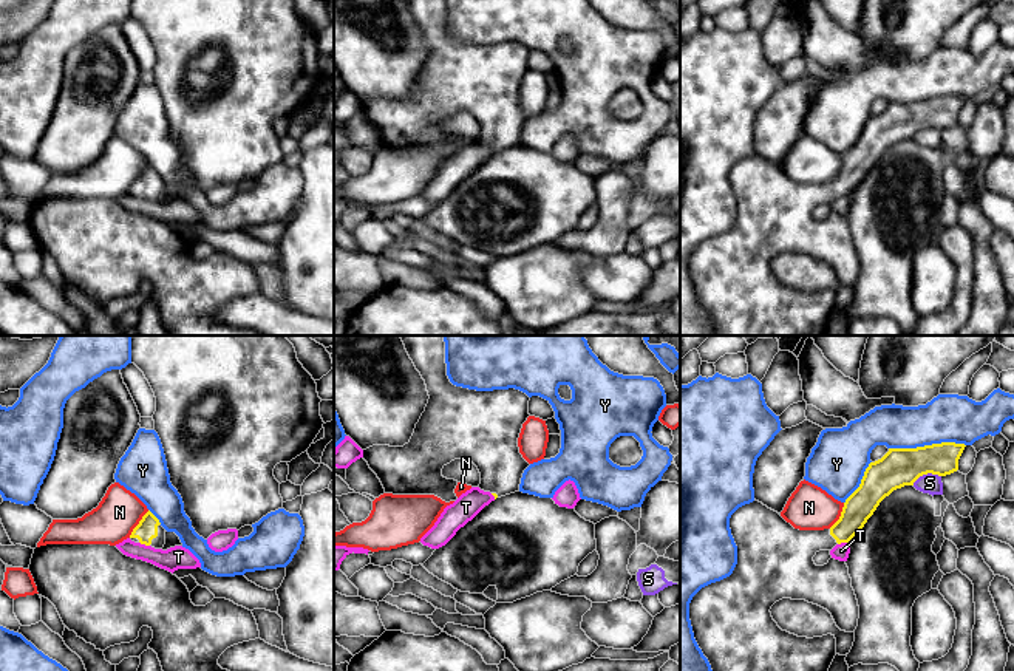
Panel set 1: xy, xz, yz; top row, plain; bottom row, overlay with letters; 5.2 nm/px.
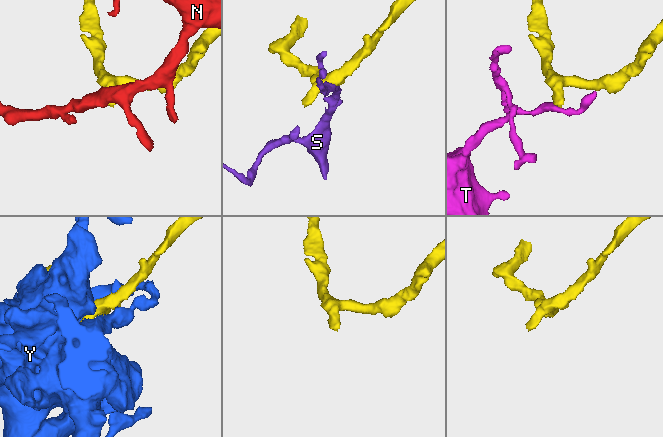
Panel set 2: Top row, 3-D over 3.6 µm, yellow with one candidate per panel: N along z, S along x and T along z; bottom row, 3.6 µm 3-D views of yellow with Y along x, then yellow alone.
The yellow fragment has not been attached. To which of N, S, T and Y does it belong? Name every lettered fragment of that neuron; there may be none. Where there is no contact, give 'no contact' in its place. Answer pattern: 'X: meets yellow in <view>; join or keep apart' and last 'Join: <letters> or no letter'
N: meets yellow in xy; keep apart
S: meets yellow in yz; keep apart
T: meets yellow in xy; keep apart
Y: meets yellow in yz; keep apart
Join: no letter

